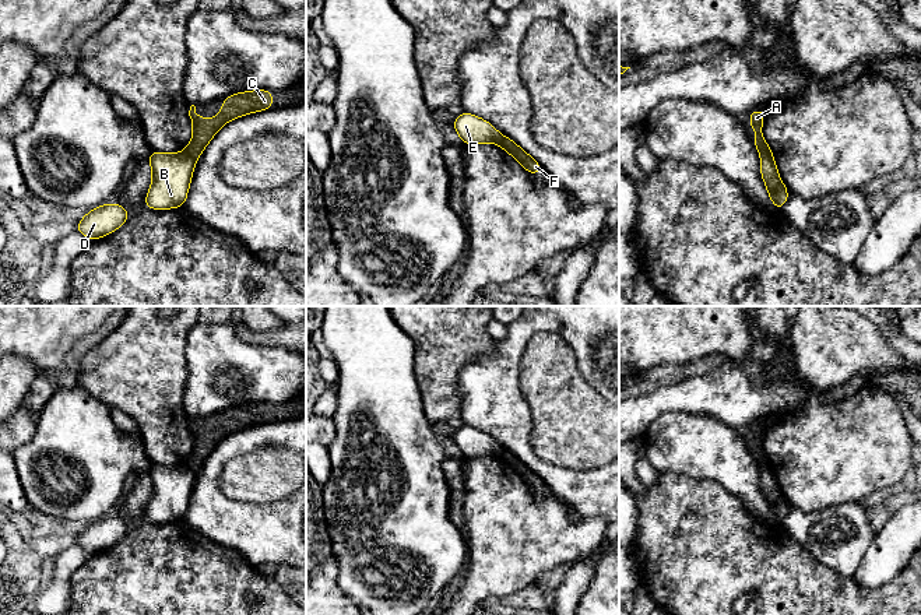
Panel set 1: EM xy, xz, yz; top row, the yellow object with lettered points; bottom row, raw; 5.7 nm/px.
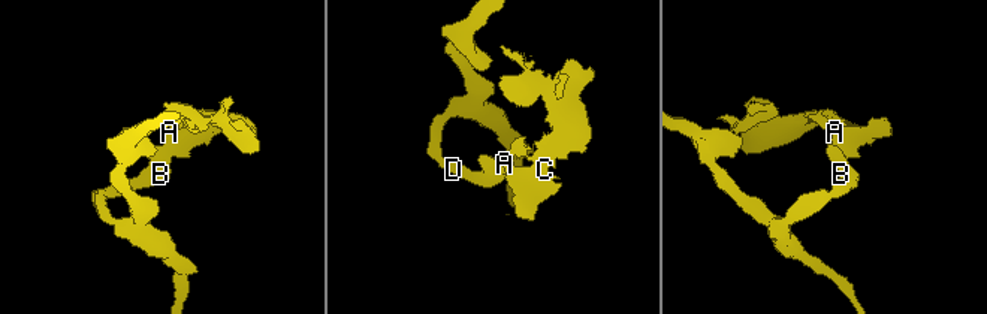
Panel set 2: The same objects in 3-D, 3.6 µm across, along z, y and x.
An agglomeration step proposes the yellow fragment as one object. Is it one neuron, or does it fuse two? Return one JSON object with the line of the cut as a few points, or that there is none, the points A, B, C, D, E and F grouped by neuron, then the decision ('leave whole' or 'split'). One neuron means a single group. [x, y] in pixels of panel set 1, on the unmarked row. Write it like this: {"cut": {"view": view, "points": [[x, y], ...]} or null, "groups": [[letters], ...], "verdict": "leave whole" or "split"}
{"cut": {"view": "yz", "points": [[760, 466], [772, 471]]}, "groups": [["A", "C", "F"], ["B", "D", "E"]], "verdict": "split"}

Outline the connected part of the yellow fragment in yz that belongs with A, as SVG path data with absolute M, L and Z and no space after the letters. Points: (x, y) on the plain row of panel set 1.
M763 422L753 424L749 428L749 439L757 446L756 450L752 450L752 454L760 467L766 467L773 471L773 464L769 461L763 450L763 442L762 442L763 430L764 430Z

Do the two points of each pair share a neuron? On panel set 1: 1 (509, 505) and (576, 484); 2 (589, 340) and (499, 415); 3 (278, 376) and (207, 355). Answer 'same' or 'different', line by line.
1: different
2: same
3: same

